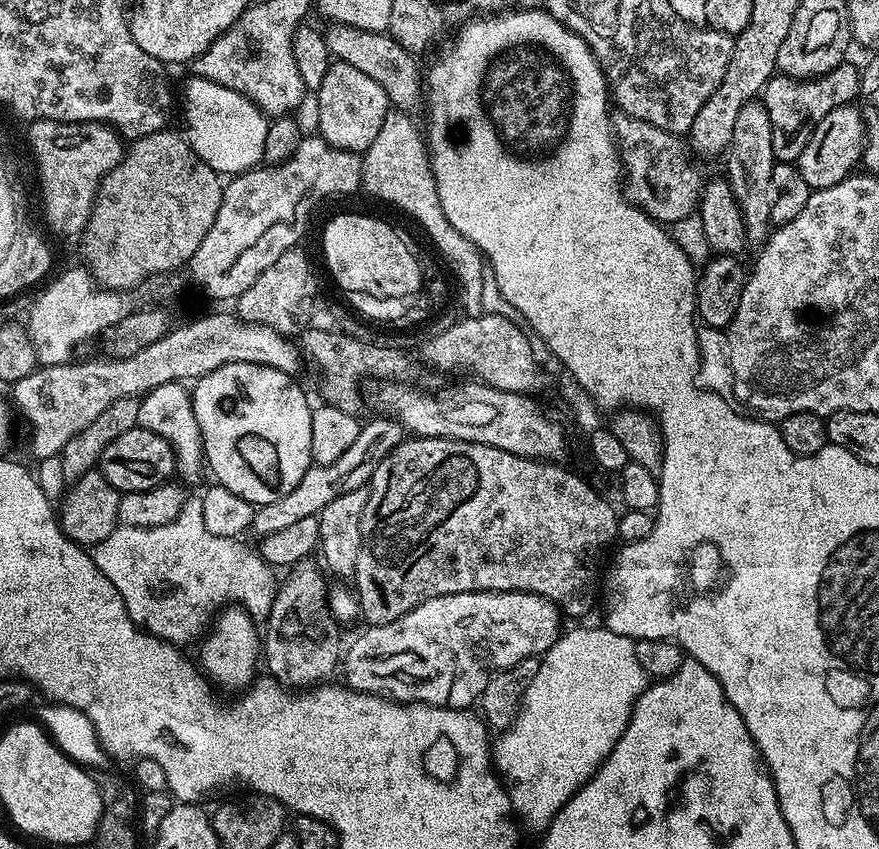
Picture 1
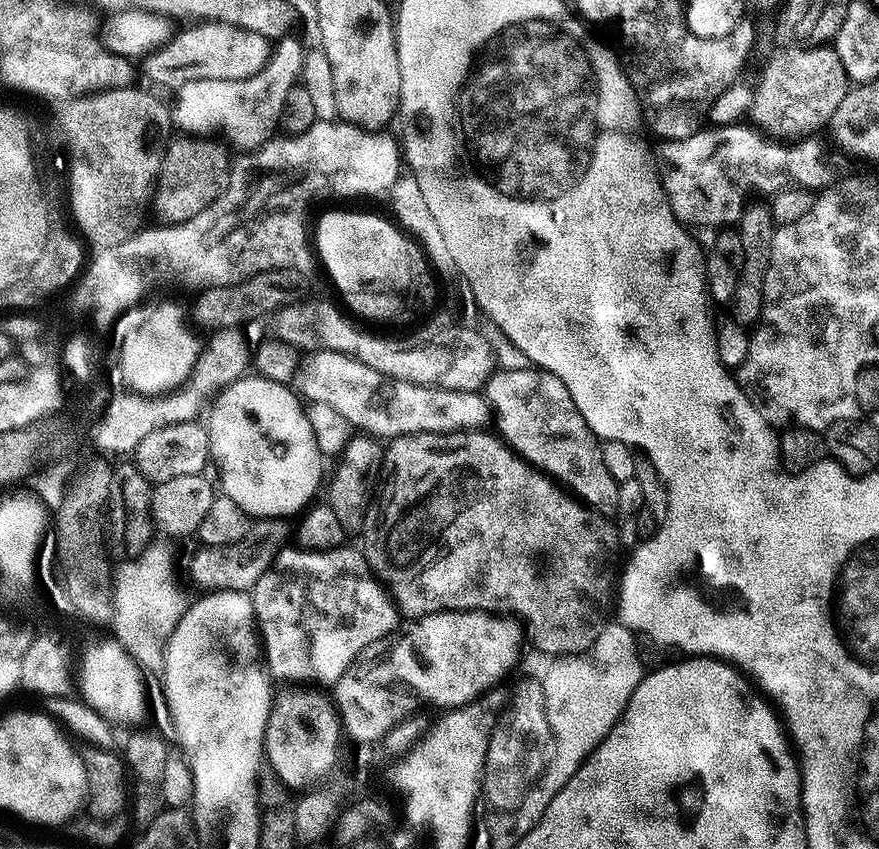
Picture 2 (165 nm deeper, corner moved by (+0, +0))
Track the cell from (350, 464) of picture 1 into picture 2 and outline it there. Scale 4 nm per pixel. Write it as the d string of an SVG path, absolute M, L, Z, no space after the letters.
M264 518L259 522L253 523L249 527L246 535L240 540L235 540L229 544L210 544L201 547L200 553L192 560L192 576L200 584L205 584L205 589L215 590L218 592L248 592L256 585L258 578L266 569L272 567L272 562L276 558L276 553L280 551L284 540L285 521L280 518Z

